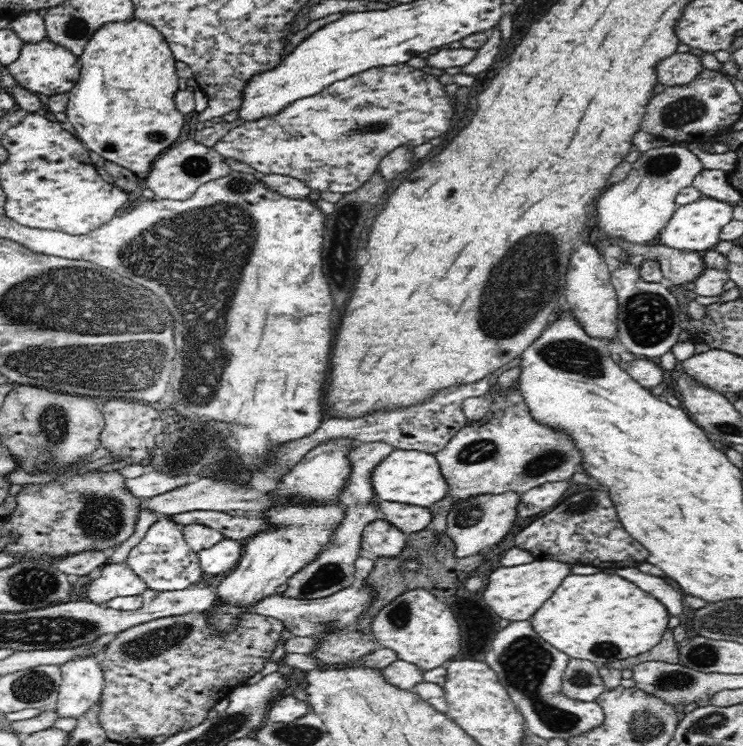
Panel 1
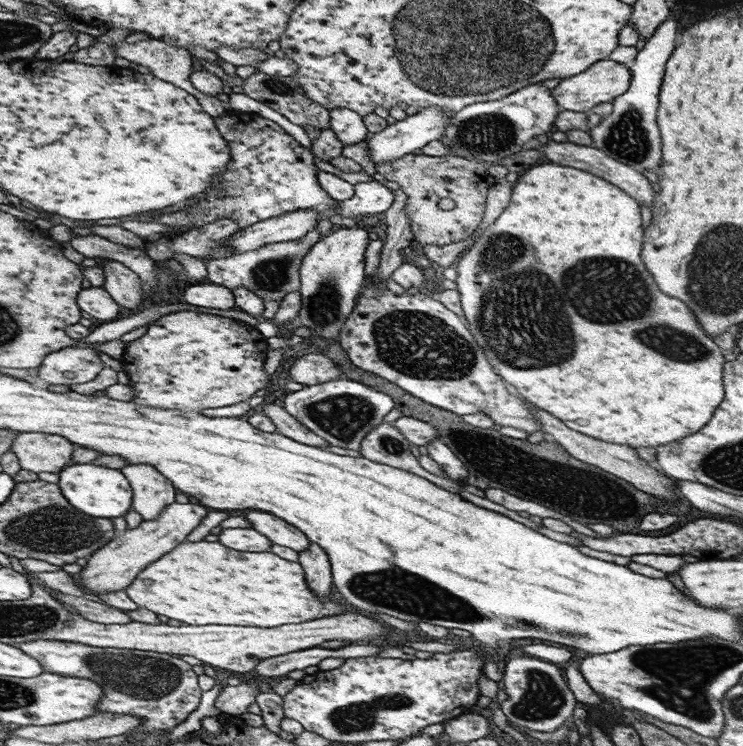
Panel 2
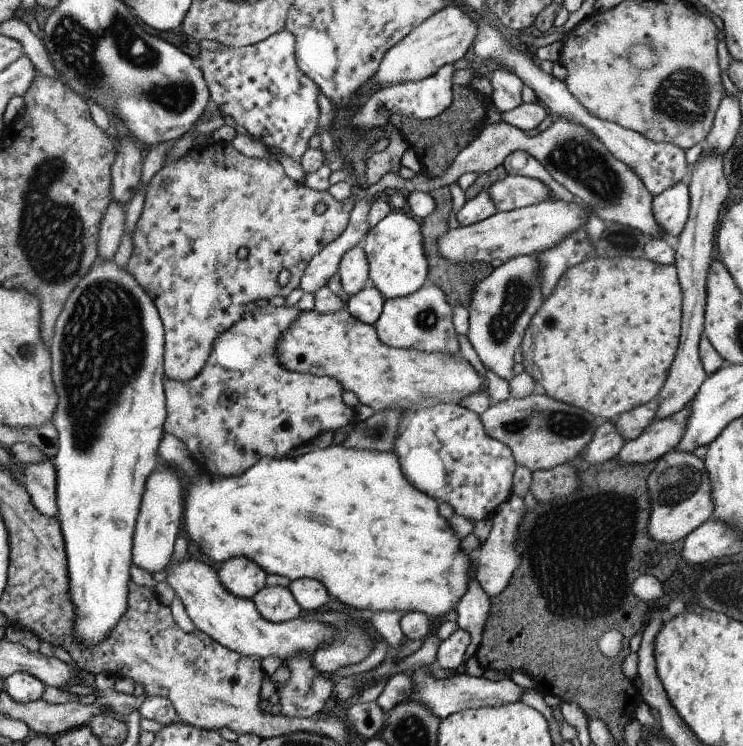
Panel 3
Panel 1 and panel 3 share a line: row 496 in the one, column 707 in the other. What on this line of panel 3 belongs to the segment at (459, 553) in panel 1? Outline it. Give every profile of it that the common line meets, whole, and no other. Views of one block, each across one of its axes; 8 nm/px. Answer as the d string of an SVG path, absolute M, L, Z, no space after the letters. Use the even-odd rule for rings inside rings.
M668 451L650 473L647 483L652 502L648 528L658 542L682 540L713 516L715 500L705 460L693 452Z

